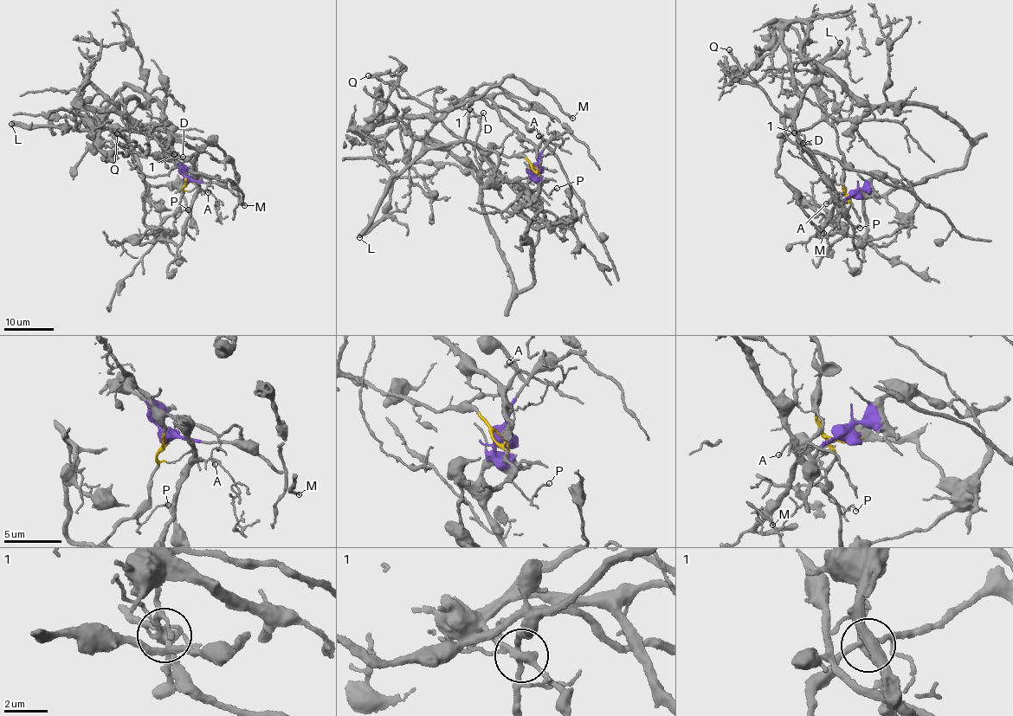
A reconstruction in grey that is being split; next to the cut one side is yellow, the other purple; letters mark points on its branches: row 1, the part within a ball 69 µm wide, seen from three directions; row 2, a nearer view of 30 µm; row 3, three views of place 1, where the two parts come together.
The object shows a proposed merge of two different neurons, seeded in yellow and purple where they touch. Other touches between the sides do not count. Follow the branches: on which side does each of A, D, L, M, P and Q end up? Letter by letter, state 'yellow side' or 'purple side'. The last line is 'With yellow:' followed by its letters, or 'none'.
A: yellow side
D: yellow side
L: yellow side
M: yellow side
P: yellow side
Q: yellow side
With yellow: A, D, L, M, P, Q

